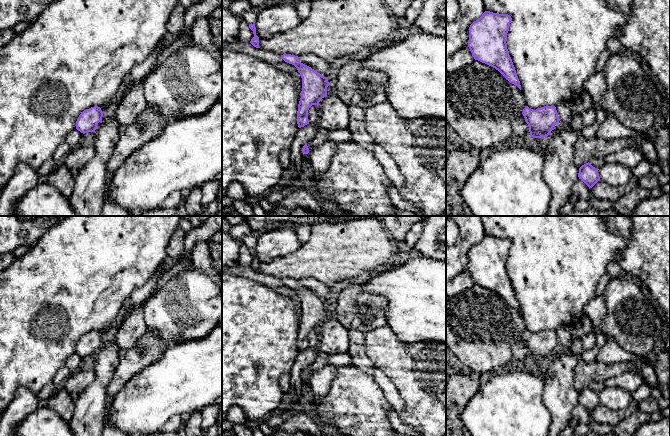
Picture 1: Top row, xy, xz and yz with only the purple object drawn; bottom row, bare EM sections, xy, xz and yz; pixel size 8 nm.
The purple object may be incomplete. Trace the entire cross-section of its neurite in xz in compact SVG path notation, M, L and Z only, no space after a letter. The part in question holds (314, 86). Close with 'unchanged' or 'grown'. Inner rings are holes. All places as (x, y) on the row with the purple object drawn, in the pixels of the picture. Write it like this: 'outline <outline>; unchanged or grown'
outline M283 54L281 56L285 62L297 68L302 78L301 98L297 111L297 124L301 128L309 124L309 108L312 105L319 105L320 100L327 96L328 77L322 76L311 67L301 63L298 56L291 54Z; unchanged

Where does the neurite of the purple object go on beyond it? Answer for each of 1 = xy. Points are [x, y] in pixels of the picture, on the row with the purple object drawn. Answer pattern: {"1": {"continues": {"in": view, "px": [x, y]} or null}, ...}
{"1": {"continues": null}}

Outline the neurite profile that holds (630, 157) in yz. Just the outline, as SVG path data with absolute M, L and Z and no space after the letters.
M624 148L619 152L609 154L605 158L605 163L619 163L633 169L643 158L641 151L635 148Z

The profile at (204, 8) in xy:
M202 0L197 4L193 4L186 9L184 15L184 28L182 33L177 36L176 40L167 46L163 52L158 56L157 62L153 70L161 65L170 55L181 50L184 46L192 40L191 28L193 25L203 17L211 18L212 12L222 6L222 0Z

